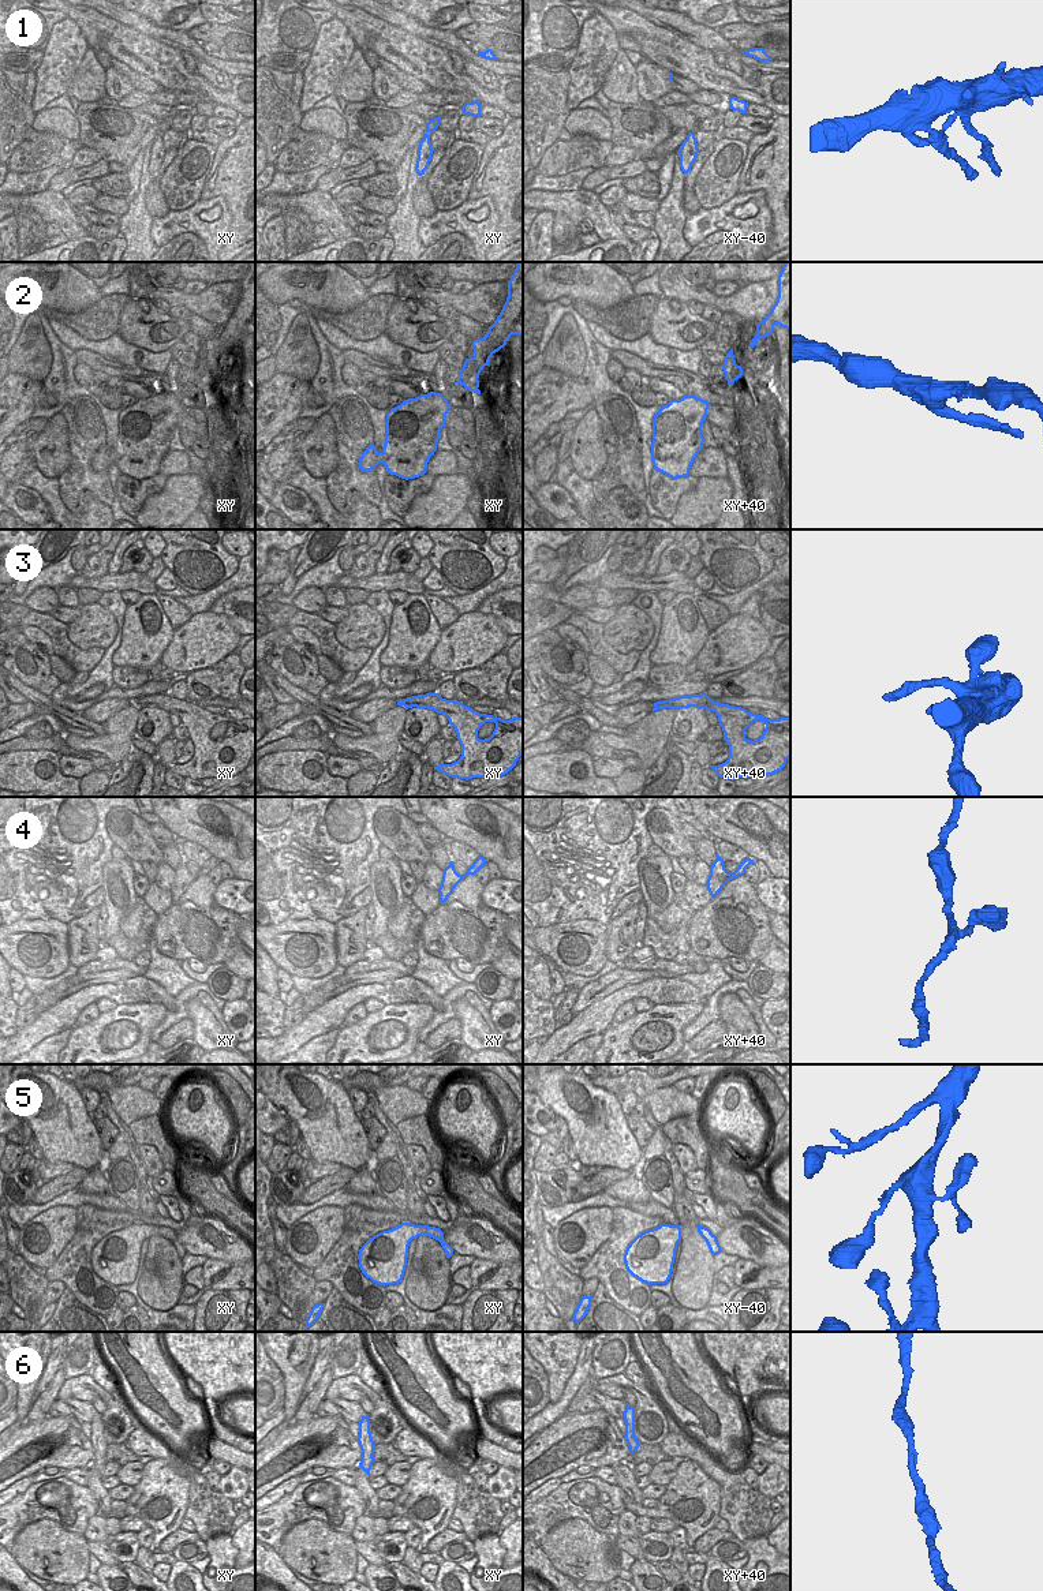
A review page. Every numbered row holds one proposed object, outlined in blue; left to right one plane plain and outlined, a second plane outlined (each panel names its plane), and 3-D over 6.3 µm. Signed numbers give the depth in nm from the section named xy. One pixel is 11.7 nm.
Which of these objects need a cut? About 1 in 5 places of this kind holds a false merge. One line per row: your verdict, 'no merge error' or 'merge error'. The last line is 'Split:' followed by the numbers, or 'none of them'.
1: no merge error
2: no merge error
3: no merge error
4: no merge error
5: no merge error
6: no merge error
Split: none of them

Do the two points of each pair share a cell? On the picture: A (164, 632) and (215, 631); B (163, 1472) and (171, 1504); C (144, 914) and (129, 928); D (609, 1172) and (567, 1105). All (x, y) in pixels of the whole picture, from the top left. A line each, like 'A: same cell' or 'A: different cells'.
A: different cells
B: same cell
C: same cell
D: different cells

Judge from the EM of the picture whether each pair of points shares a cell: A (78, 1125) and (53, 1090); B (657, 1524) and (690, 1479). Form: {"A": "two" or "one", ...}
{"A": "one", "B": "two"}

